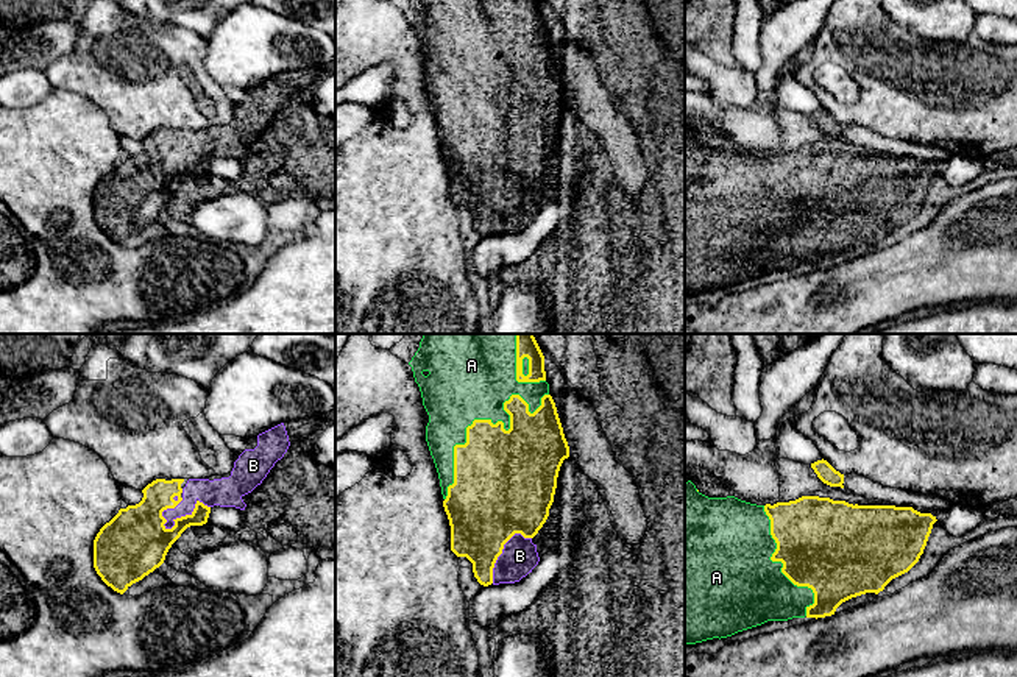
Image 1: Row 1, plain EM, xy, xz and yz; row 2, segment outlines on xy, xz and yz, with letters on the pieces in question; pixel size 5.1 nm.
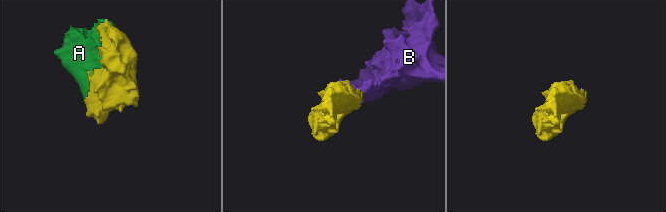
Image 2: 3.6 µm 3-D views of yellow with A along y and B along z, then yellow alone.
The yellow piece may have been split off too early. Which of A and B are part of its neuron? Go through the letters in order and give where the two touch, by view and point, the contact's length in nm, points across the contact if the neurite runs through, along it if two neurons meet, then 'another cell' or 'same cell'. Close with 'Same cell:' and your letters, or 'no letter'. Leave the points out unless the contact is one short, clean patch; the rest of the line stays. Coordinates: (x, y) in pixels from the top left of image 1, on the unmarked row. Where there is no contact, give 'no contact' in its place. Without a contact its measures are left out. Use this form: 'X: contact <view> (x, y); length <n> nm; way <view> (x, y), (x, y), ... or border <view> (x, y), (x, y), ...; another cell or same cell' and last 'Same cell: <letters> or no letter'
A: contact xz (489, 70); length 750 nm; same cell
B: contact xy (186, 166); length 260 nm; same cell
Same cell: A, B

